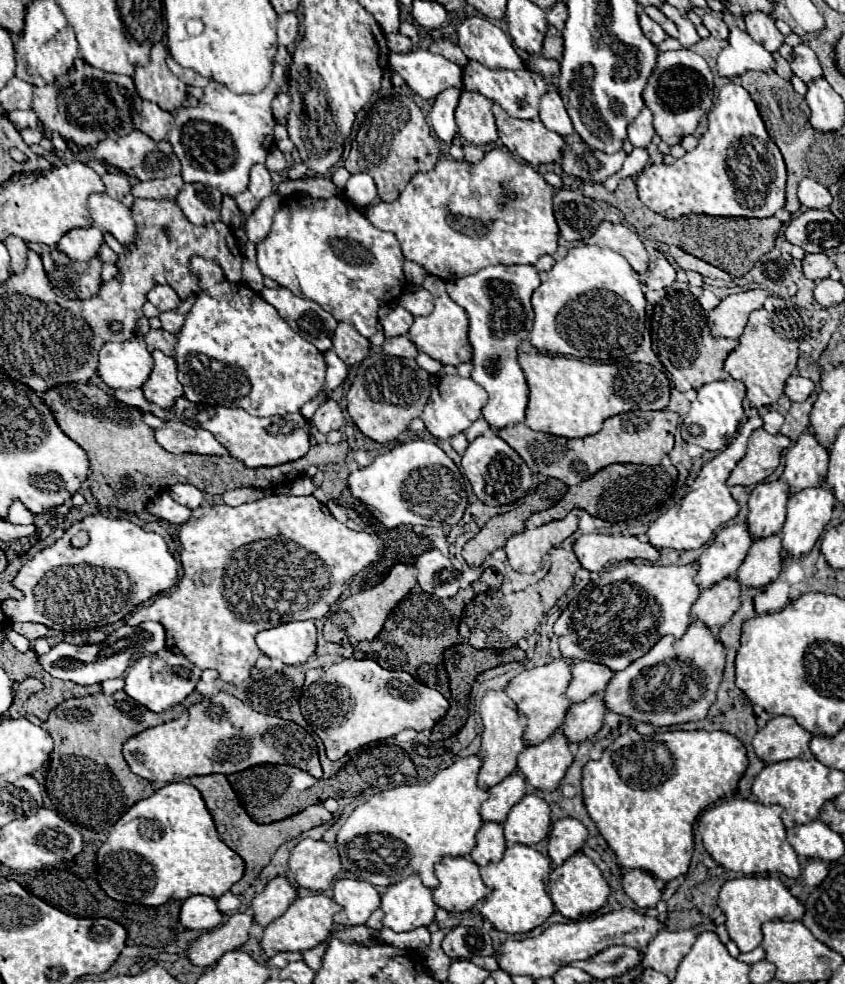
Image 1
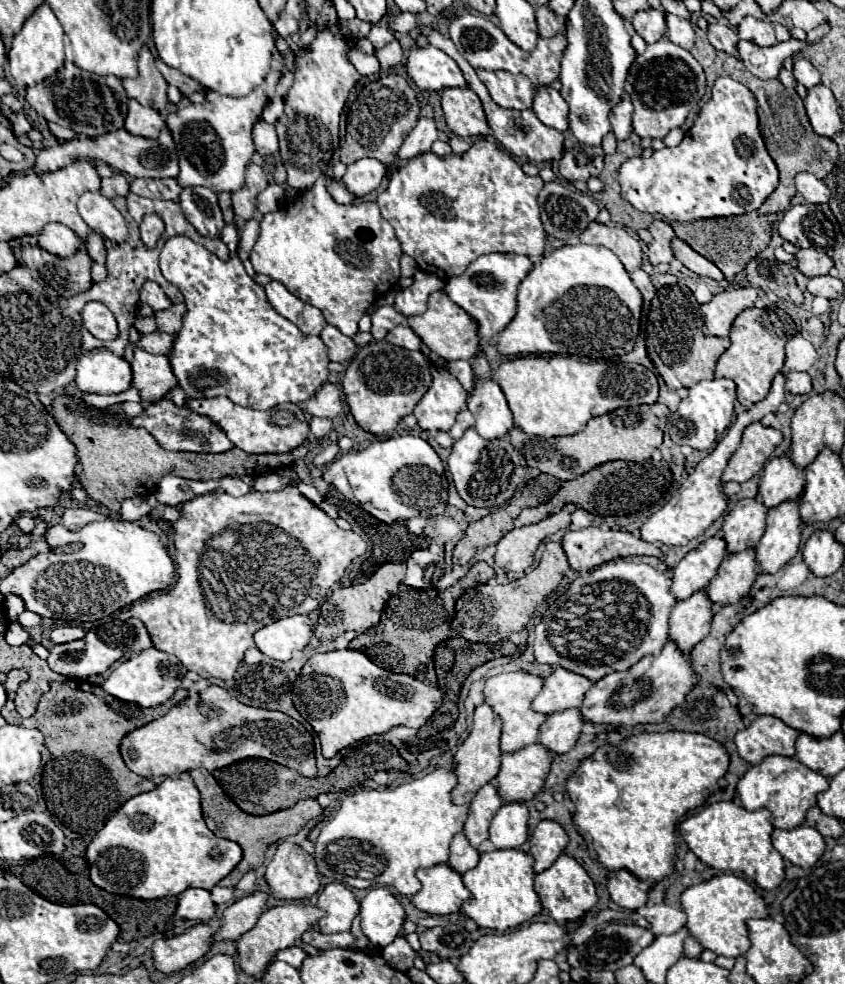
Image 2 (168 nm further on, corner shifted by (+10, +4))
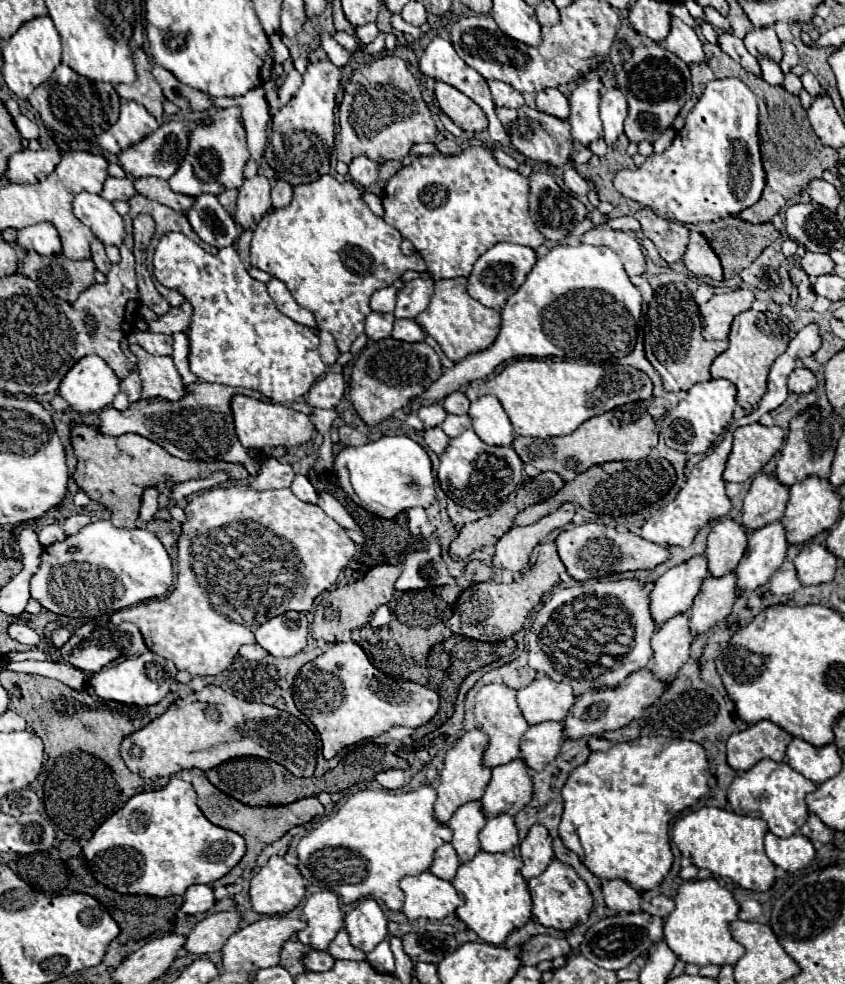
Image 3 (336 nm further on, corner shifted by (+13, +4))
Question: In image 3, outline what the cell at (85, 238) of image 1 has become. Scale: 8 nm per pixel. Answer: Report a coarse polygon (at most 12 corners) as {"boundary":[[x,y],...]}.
{"boundary":[[50,222],[20,228],[22,250],[60,254],[58,230]]}

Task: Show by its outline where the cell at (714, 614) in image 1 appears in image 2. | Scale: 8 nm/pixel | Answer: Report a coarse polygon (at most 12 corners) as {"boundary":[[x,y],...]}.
{"boundary":[[699,590],[675,604],[669,638],[691,650],[709,634],[713,602]]}

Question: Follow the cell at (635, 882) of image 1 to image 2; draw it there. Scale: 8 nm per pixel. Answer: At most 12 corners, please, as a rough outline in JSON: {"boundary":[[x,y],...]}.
{"boundary":[[627,870],[609,872],[615,904],[639,910],[647,902],[641,880]]}

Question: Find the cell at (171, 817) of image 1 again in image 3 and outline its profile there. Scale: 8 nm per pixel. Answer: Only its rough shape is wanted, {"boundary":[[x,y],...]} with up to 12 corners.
{"boundary":[[190,782],[140,792],[83,846],[120,894],[174,896],[244,856]]}

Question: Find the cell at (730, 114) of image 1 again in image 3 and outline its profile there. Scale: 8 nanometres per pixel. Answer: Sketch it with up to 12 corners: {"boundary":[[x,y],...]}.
{"boundary":[[708,82],[616,190],[682,224],[762,196],[756,94]]}

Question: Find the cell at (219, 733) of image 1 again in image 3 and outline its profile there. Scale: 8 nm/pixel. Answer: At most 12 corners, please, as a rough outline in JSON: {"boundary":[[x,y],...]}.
{"boundary":[[208,684],[126,736],[142,778],[240,756],[312,776],[316,734]]}

